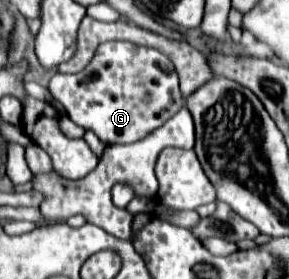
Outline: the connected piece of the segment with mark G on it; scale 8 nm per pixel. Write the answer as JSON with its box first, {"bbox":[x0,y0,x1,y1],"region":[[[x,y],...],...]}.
{"bbox":[48,41,184,145],"region":[[[126,41],[102,43],[94,53],[92,61],[82,71],[68,73],[68,75],[56,73],[50,79],[48,89],[52,97],[64,105],[66,115],[82,129],[96,133],[96,137],[104,145],[118,145],[118,143],[126,145],[126,143],[140,141],[142,137],[146,137],[146,133],[152,133],[154,129],[162,127],[184,105],[184,97],[178,89],[178,75],[174,73],[174,67],[170,65],[168,57],[158,53],[156,49],[138,47]]]}

